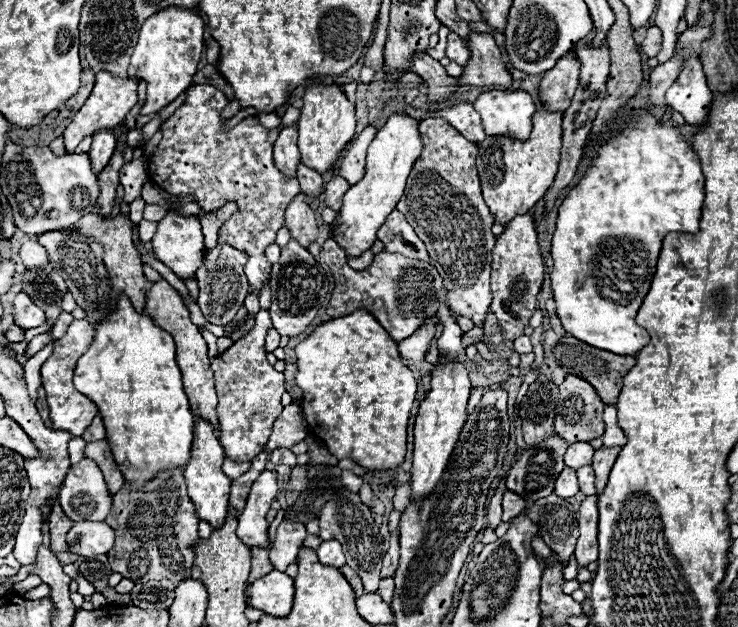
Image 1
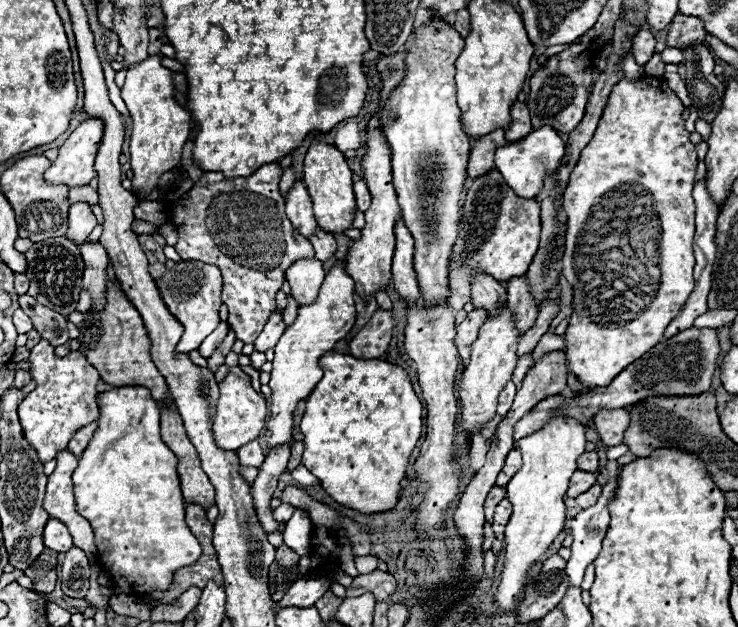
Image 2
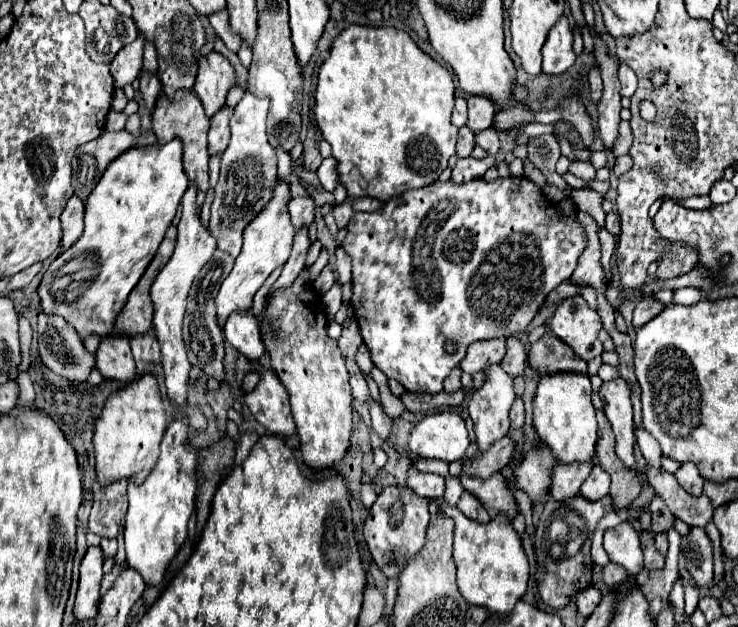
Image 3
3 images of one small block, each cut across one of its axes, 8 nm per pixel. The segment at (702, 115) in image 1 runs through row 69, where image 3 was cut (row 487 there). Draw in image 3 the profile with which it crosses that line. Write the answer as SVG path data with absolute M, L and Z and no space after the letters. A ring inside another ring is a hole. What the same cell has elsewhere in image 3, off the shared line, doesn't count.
M692 462L682 464L682 466L674 472L674 476L676 476L678 484L680 484L684 490L688 490L690 494L700 494L700 492L702 492L702 482L704 482L704 478L700 476L696 464L692 464Z

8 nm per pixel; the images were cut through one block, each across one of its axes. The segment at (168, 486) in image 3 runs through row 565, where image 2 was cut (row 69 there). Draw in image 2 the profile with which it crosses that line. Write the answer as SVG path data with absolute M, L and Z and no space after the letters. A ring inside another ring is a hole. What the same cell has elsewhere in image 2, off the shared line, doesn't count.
M148 56L146 60L128 68L126 84L122 86L122 98L132 116L130 134L130 164L132 164L132 192L148 194L158 186L158 178L172 170L182 156L182 146L192 130L190 114L174 100L172 70L162 66L162 56Z

